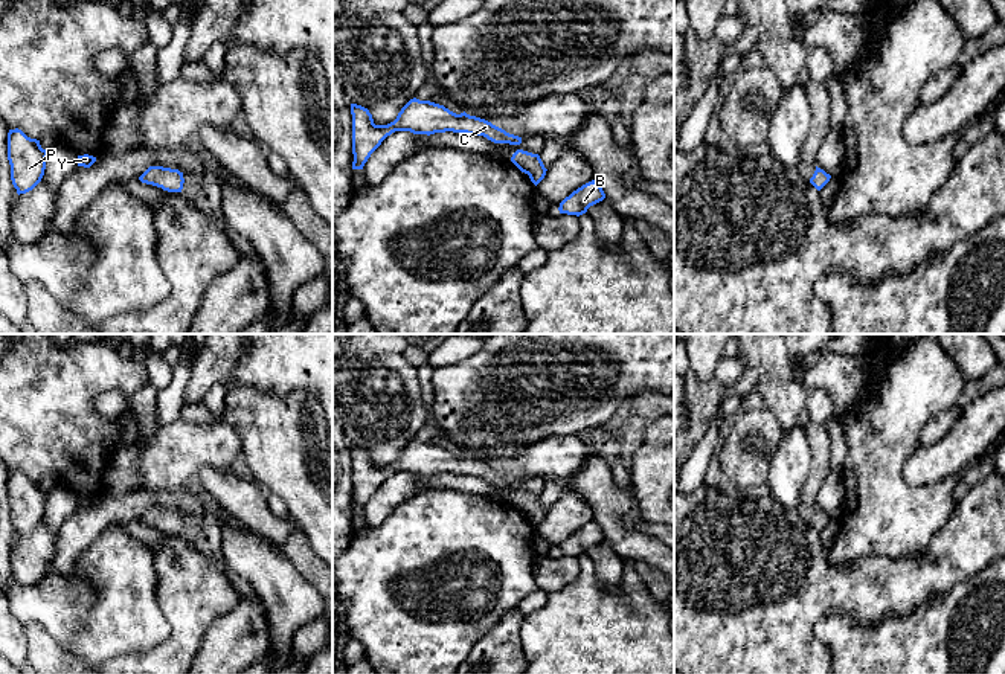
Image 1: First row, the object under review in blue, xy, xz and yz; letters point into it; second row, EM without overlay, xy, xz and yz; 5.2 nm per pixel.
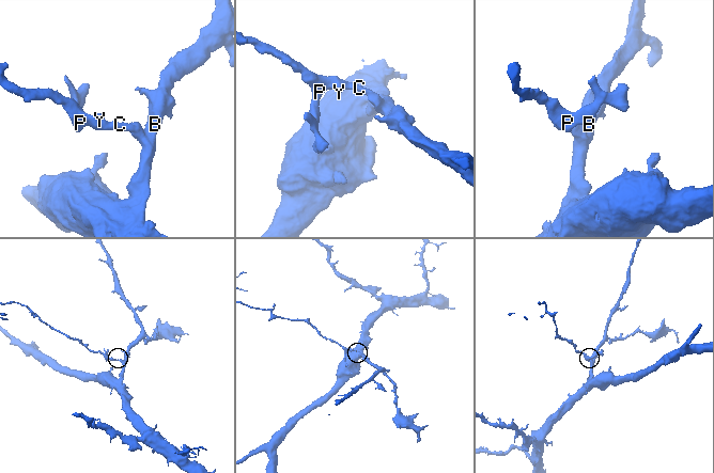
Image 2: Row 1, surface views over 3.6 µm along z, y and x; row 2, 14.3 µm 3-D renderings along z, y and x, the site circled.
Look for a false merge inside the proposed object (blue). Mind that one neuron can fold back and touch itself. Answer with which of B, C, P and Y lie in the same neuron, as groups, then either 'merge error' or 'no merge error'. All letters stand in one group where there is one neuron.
B C P Y; no merge error

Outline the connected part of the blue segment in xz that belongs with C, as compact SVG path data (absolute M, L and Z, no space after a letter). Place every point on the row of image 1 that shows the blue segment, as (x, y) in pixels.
M416 98L410 99L401 108L397 119L387 125L375 125L369 110L357 104L351 104L351 114L352 169L363 169L371 154L395 131L410 131L427 136L453 131L483 136L494 143L522 143L522 137L509 134L485 119L470 116L465 111L456 114L444 105Z

